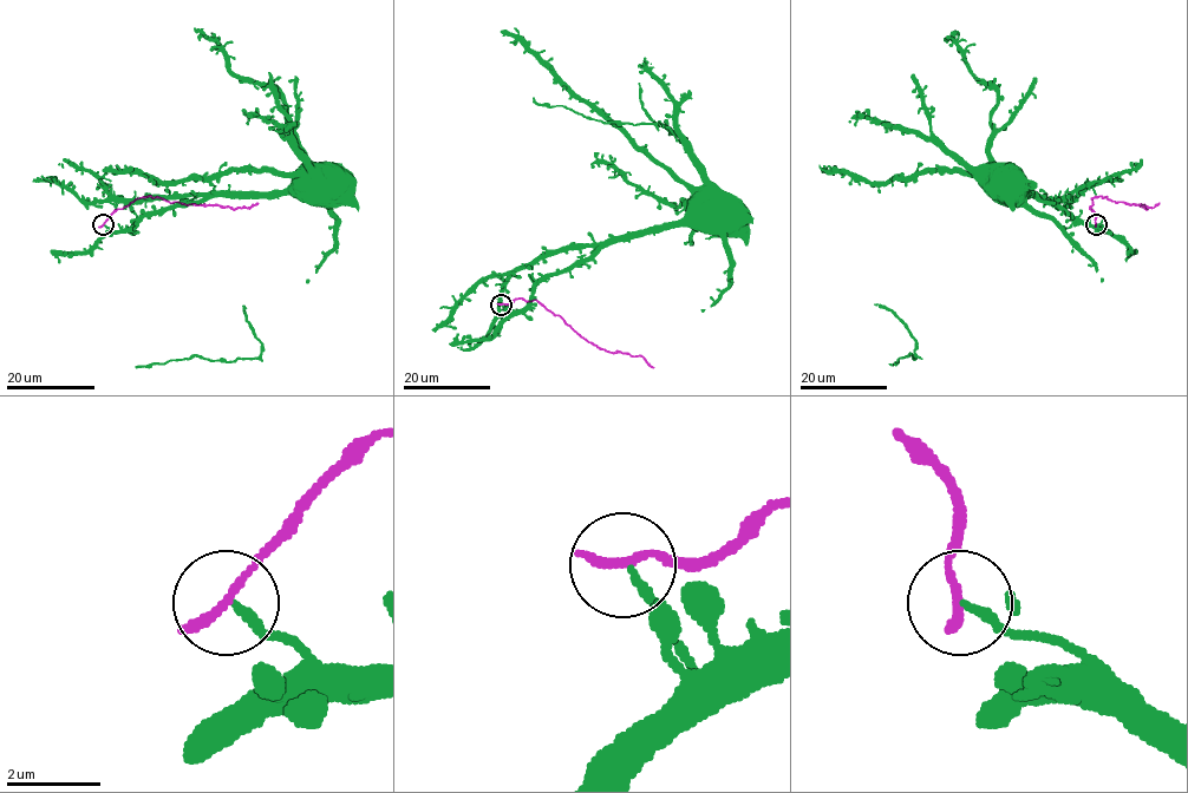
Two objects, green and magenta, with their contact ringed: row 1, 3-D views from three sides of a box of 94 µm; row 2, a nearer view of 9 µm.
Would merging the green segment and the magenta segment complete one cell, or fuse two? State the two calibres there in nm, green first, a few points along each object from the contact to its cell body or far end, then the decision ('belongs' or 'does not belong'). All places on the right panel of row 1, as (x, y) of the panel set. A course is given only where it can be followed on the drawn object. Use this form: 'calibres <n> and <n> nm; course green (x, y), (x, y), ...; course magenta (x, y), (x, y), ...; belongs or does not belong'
calibres 170 and 240 nm; course green (1096, 224), (1107, 229), (1081, 224), (1063, 208), (1037, 196), (1014, 196), (986, 177); course magenta (1096, 224), (1095, 213), (1090, 209), (1091, 198), (1101, 196), (1147, 209), (1159, 203); does not belong

